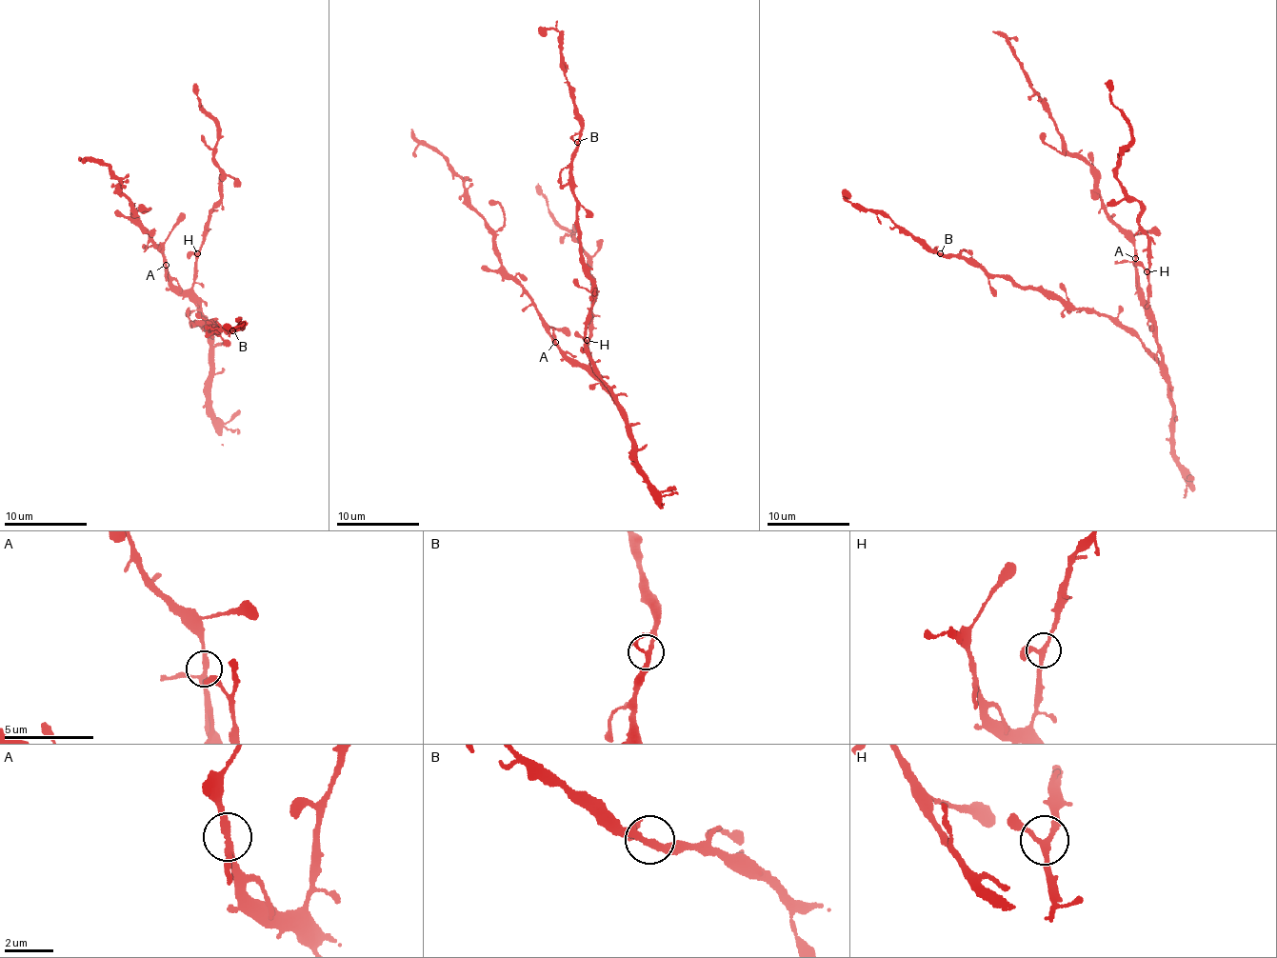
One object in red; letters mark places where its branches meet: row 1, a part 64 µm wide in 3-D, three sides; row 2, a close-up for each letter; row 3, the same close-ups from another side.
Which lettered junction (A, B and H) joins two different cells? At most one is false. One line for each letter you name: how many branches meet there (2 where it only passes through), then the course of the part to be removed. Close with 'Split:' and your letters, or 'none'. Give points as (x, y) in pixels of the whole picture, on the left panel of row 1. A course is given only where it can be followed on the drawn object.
Split: none

